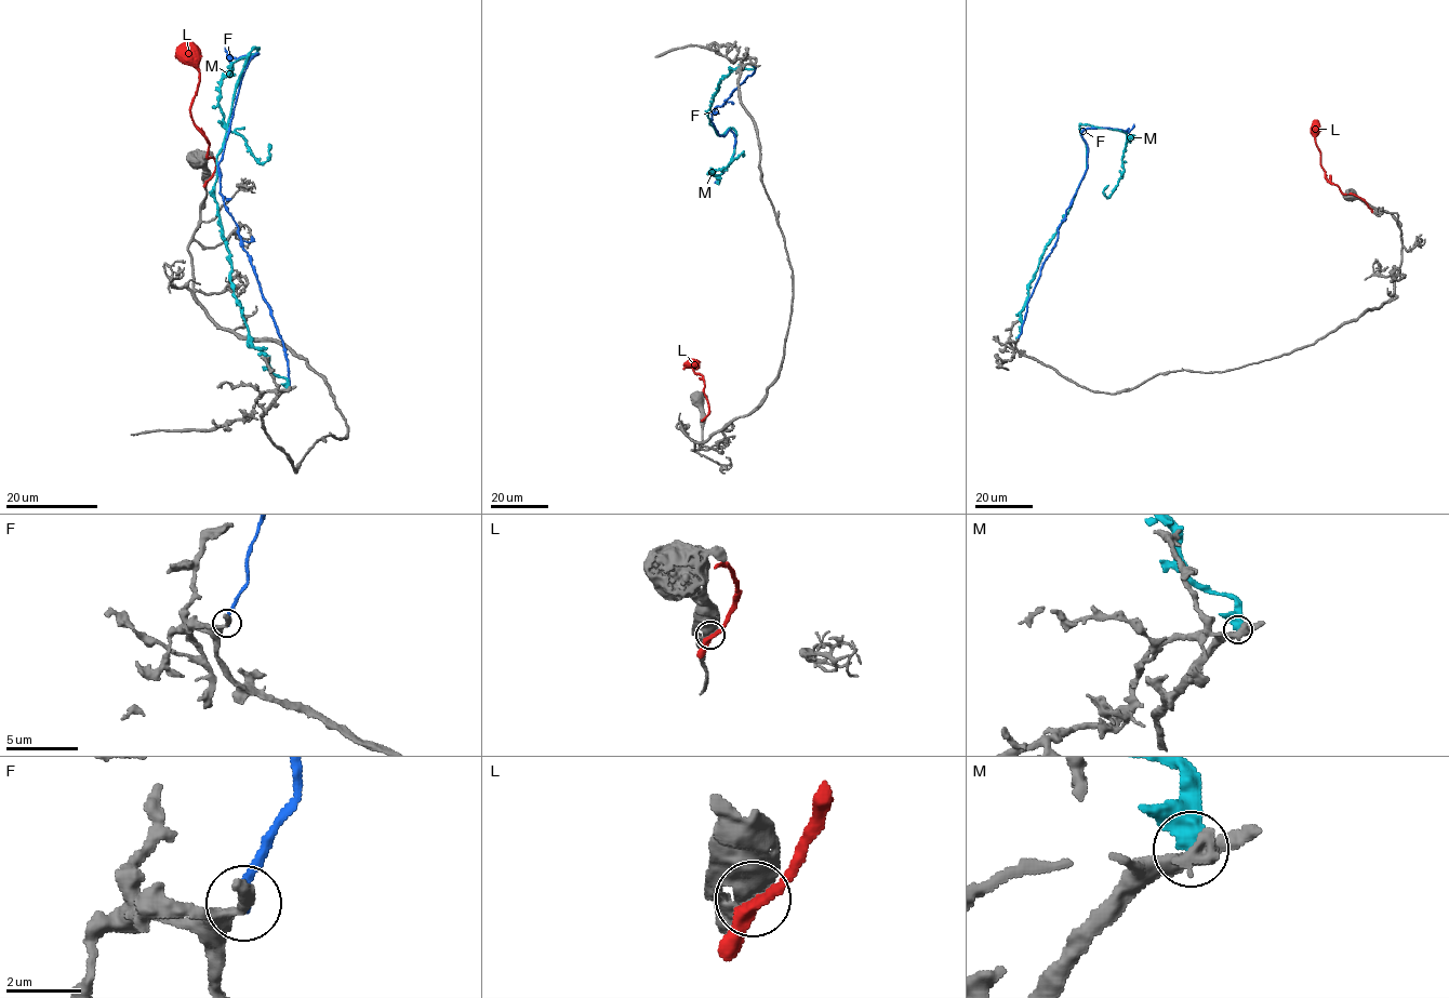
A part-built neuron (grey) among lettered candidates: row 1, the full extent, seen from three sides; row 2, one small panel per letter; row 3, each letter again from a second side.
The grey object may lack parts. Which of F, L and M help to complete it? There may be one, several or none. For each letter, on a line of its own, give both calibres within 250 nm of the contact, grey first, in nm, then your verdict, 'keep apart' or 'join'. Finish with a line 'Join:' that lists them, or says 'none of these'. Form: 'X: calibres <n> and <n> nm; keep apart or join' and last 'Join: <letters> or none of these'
F: calibres 280 and 280 nm; keep apart
L: calibres 600 and 360 nm; keep apart
M: calibres 320 and 500 nm; keep apart
Join: none of these

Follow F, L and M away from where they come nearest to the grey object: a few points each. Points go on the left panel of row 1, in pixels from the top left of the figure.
F: (288, 389), (288, 359), (277, 325), (221, 195), (217, 163), (243, 72), (256, 54), (230, 58), (225, 48)
L: (208, 180), (215, 163), (208, 158), (208, 142), (190, 115), (190, 102), (198, 83), (196, 56), (183, 42)
M: (288, 389), (251, 343), (215, 200), (236, 80), (257, 49), (233, 63), (217, 107), (261, 162), (269, 143)

